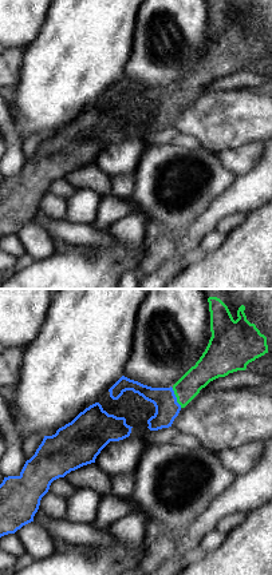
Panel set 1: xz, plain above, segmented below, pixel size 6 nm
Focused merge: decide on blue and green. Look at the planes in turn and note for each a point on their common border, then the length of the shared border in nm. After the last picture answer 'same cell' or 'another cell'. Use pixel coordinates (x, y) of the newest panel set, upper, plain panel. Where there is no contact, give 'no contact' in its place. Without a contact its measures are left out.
(176, 98) | 130 nm

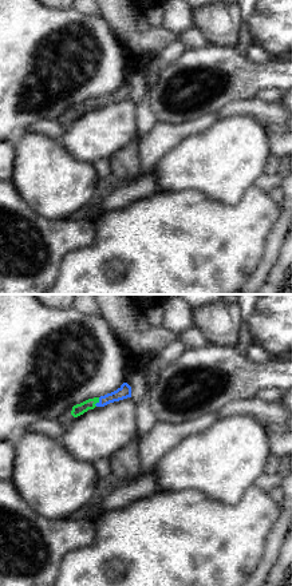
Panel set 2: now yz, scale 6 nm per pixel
(99, 102) | 60 nm

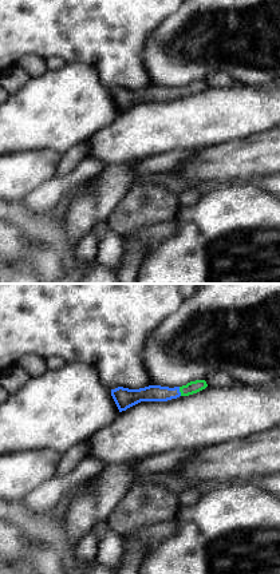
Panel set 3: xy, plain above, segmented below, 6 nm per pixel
(178, 91) | 60 nm

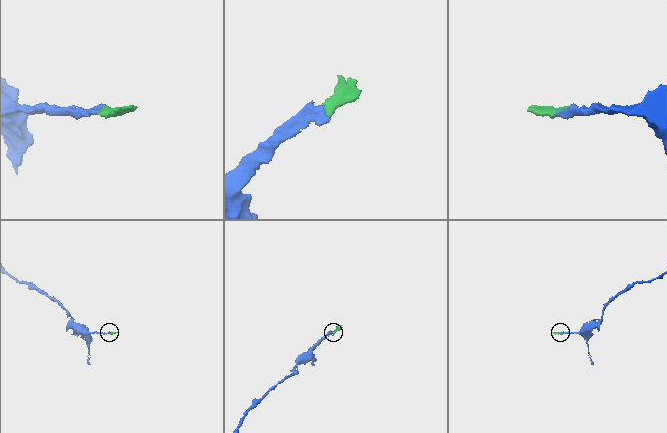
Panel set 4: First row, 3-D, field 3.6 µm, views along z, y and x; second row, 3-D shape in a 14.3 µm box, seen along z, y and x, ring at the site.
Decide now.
same cell

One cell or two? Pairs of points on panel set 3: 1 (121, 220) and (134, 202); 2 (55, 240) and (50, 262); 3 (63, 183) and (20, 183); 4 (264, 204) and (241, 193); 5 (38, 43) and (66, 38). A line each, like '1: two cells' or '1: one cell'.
1: one cell
2: one cell
3: two cells
4: one cell
5: one cell

